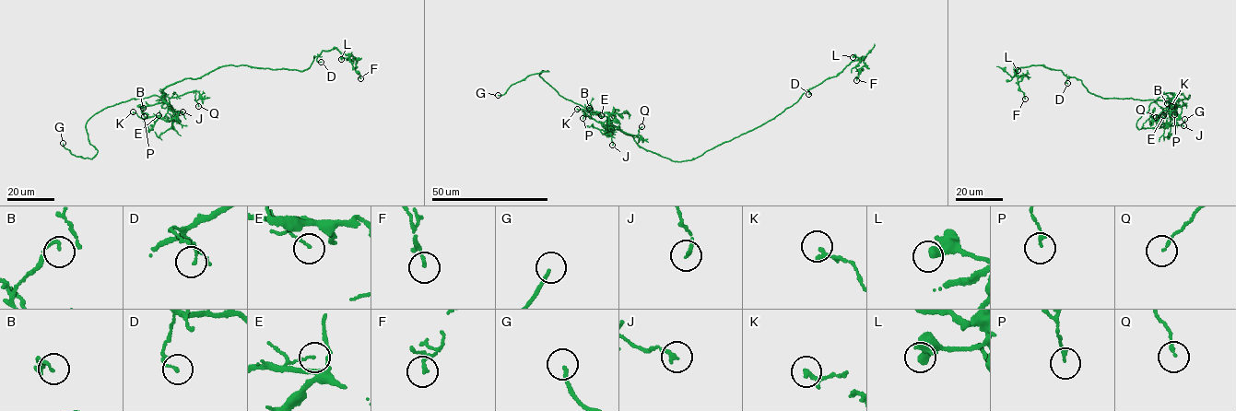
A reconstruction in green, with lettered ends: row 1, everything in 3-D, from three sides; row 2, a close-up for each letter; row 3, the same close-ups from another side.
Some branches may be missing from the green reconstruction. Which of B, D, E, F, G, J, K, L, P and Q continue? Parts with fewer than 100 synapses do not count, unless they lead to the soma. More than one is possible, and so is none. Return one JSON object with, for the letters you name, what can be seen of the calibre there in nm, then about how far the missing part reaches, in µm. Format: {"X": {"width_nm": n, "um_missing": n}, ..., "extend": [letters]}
{"G": {"width_nm": 150, "um_missing": 7}, "extend": ["G"]}

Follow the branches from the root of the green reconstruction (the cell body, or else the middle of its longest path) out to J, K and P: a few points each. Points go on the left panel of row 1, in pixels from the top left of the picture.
J: (230, 64), (219, 66), (196, 78), (176, 81), (163, 89), (163, 99), (167, 105), (173, 111), (182, 111)
K: (230, 64), (163, 89), (163, 99), (174, 115), (169, 122), (133, 111)
P: (230, 64), (170, 85), (162, 95), (173, 111), (164, 102), (147, 104), (144, 116)

